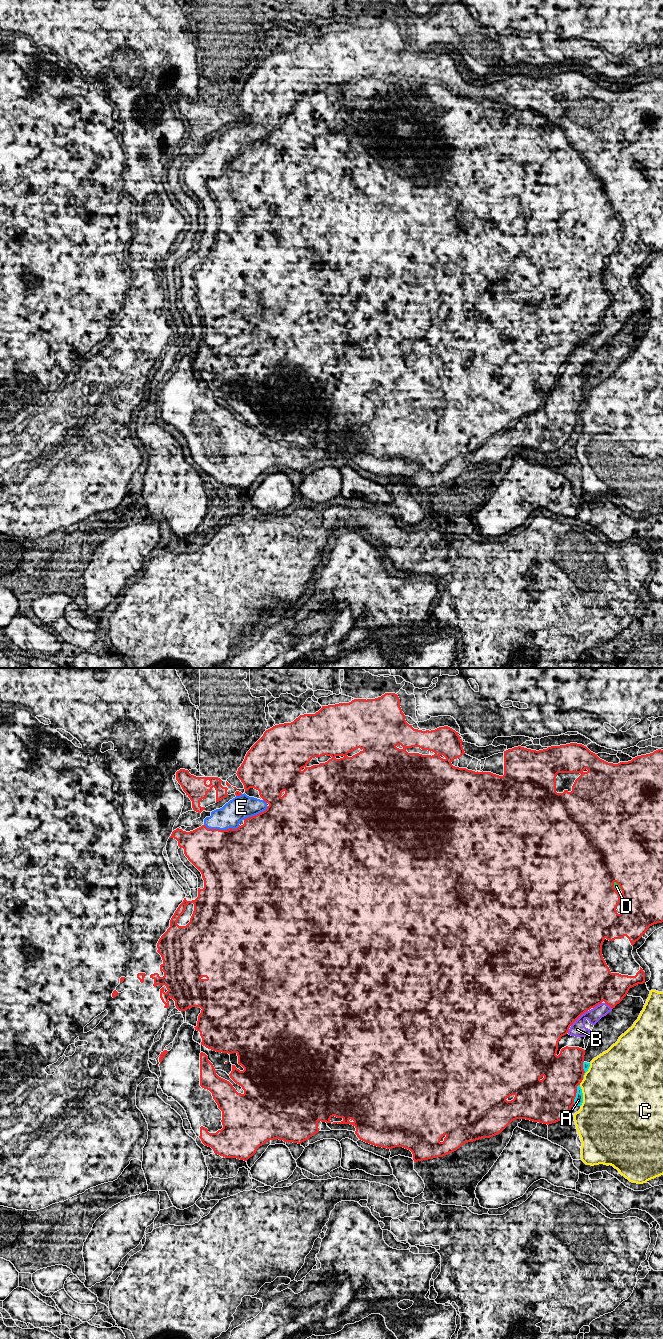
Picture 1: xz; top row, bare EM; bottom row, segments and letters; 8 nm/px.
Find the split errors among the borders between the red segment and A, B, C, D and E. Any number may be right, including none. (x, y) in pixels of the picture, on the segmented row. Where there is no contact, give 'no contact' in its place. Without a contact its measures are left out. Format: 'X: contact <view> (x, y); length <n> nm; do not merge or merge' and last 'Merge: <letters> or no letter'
A: contact xz (575, 1095); length 180 nm; merge
B: contact xz (578, 1017); length 190 nm; merge
C: contact xz (581, 1081); length 60 nm; do not merge
D: contact xz (618, 884); length 90 nm; do not merge
E: contact xz (222, 830); length 280 nm; merge
Merge: A, B, E

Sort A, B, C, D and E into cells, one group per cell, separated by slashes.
A B E / C / D

